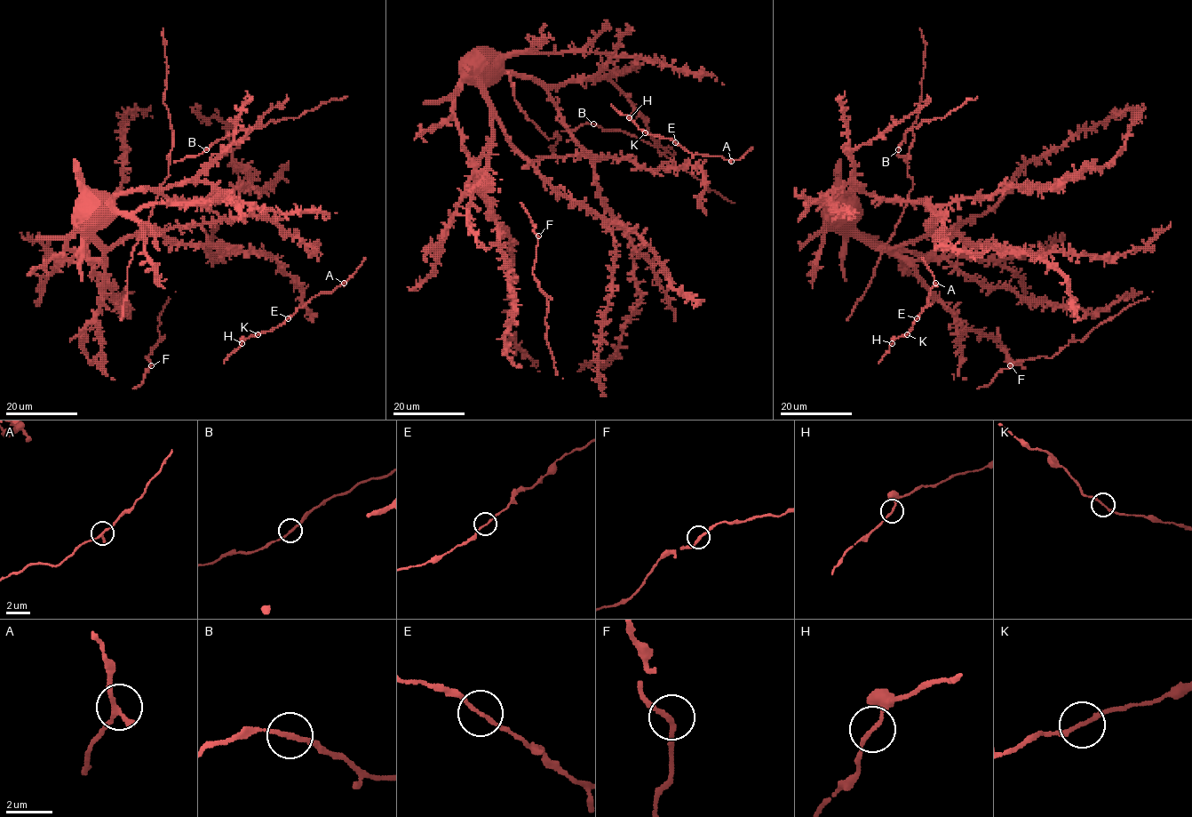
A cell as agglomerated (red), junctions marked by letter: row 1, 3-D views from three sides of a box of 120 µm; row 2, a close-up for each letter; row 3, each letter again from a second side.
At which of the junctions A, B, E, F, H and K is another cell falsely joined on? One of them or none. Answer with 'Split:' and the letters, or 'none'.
Split: none

